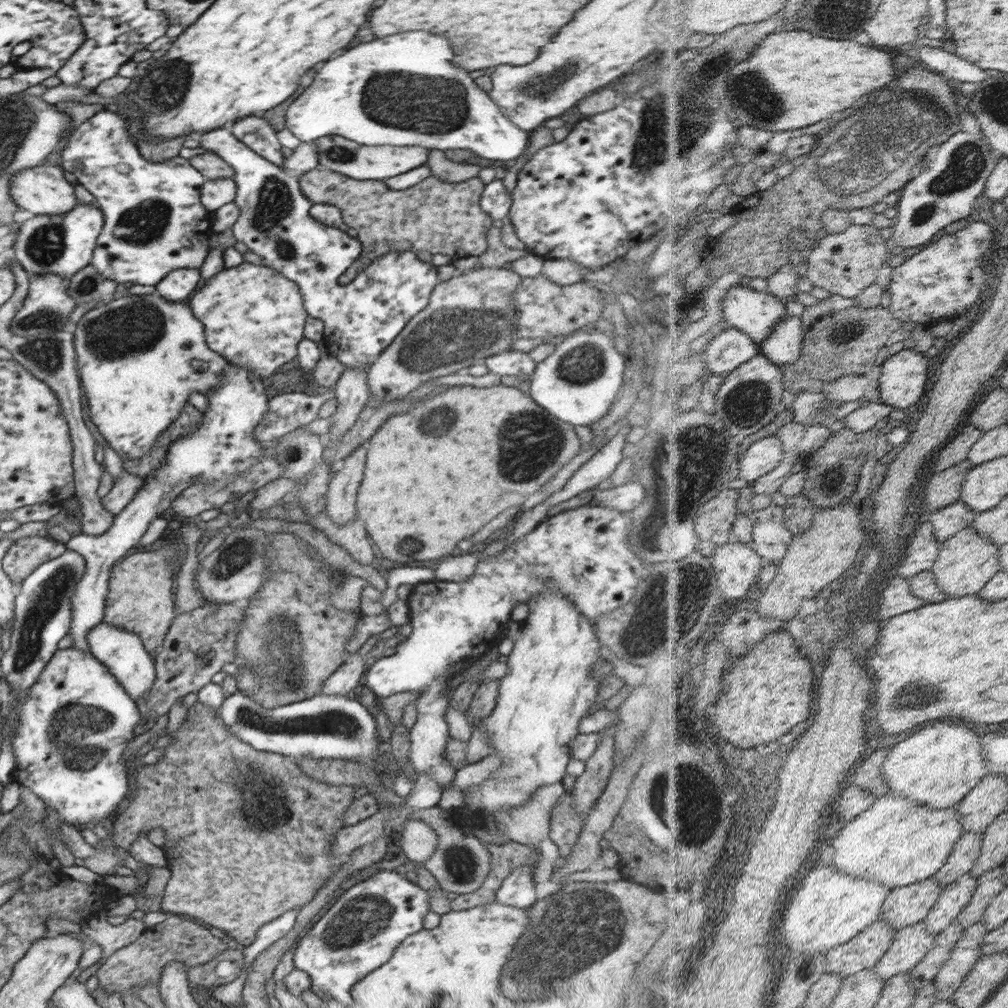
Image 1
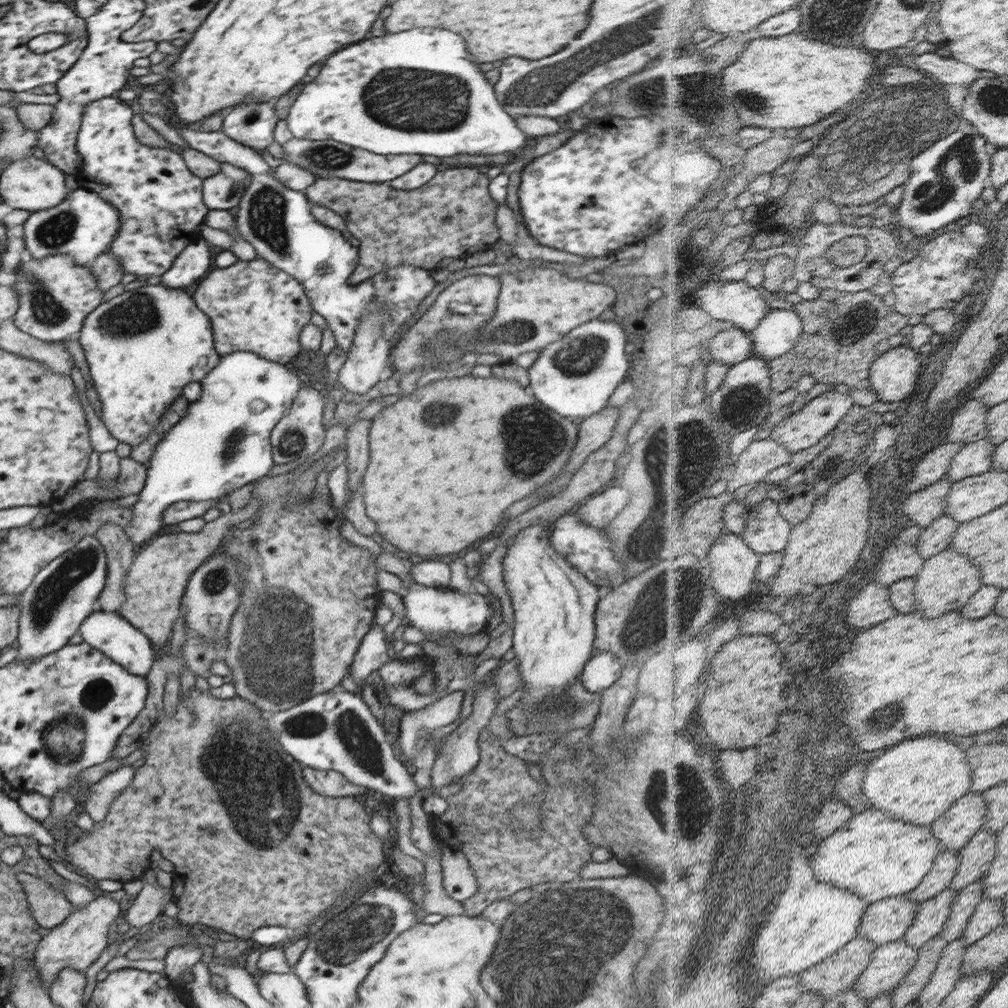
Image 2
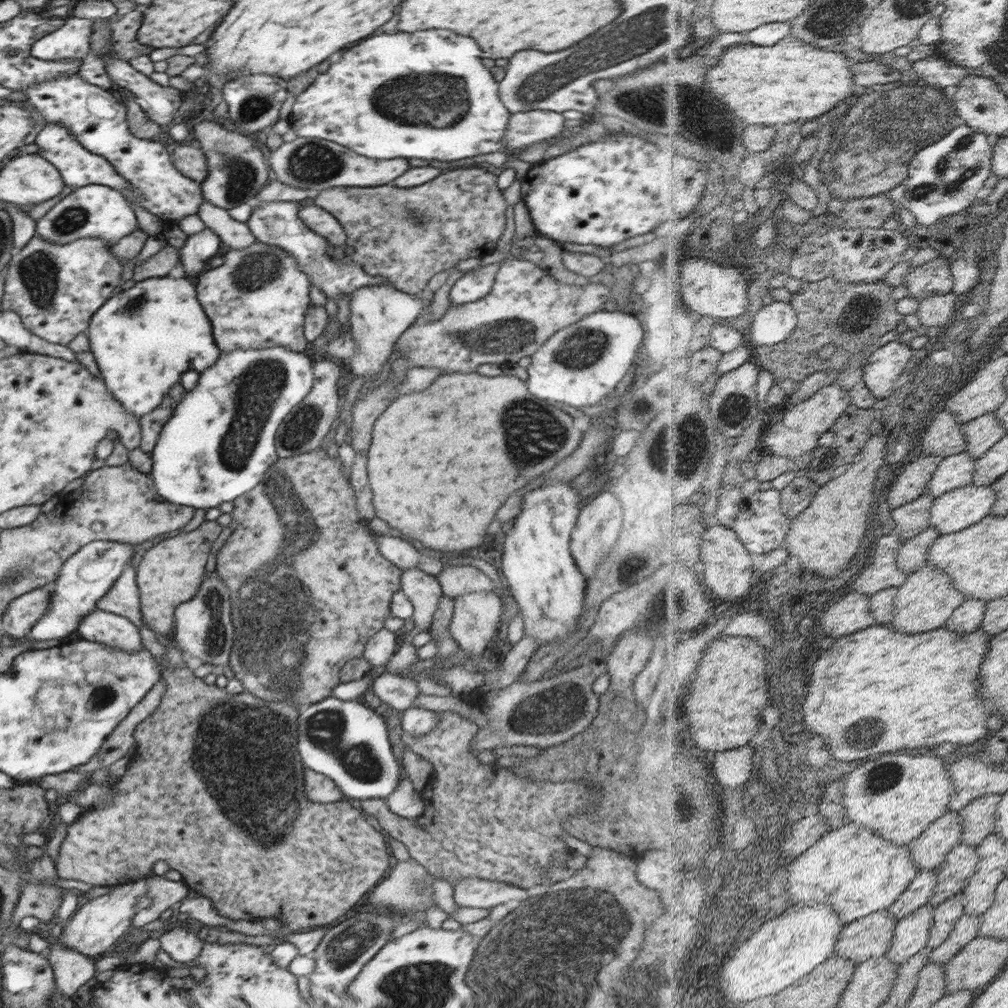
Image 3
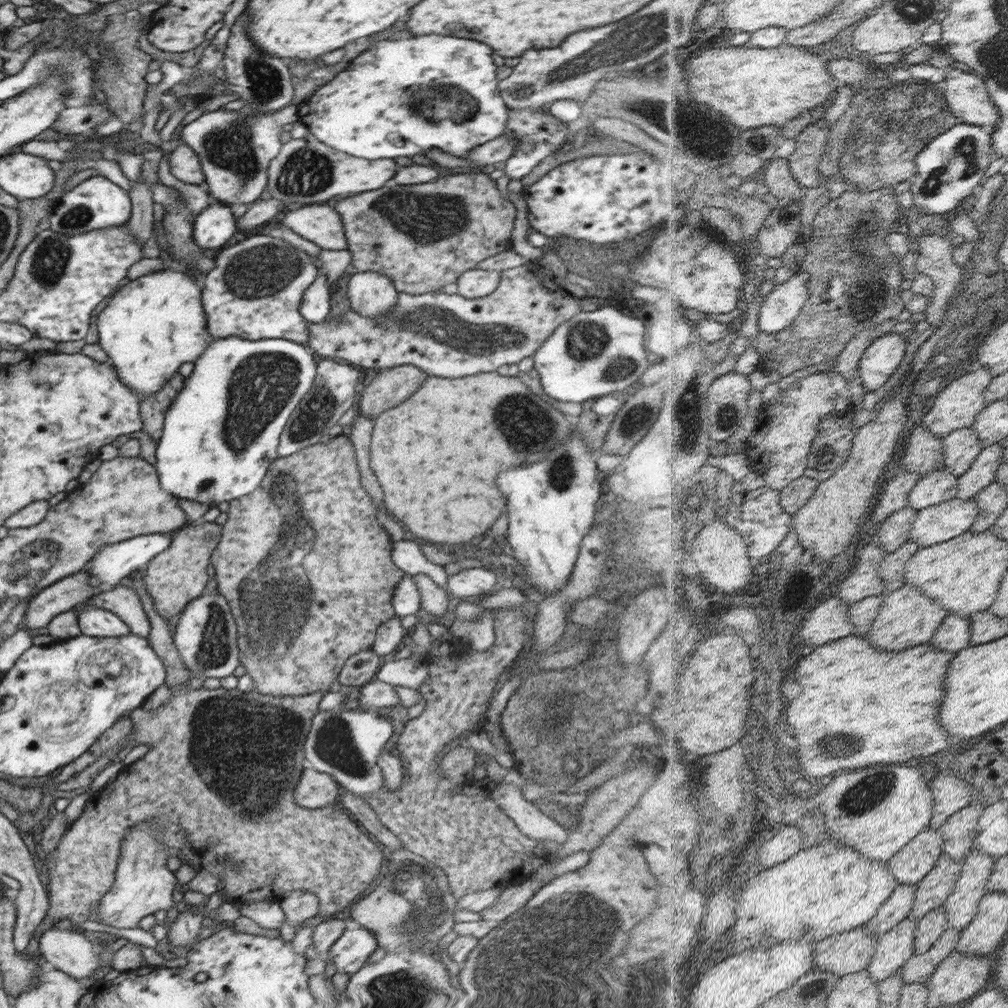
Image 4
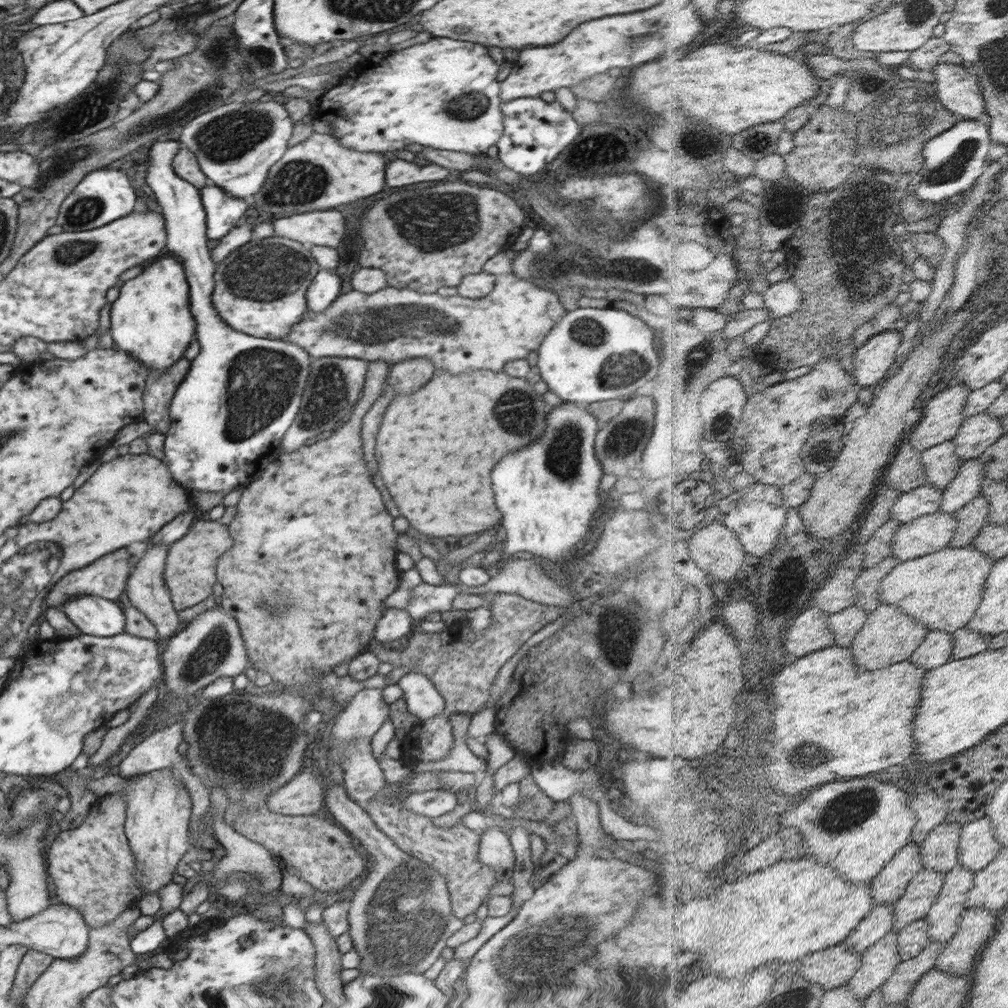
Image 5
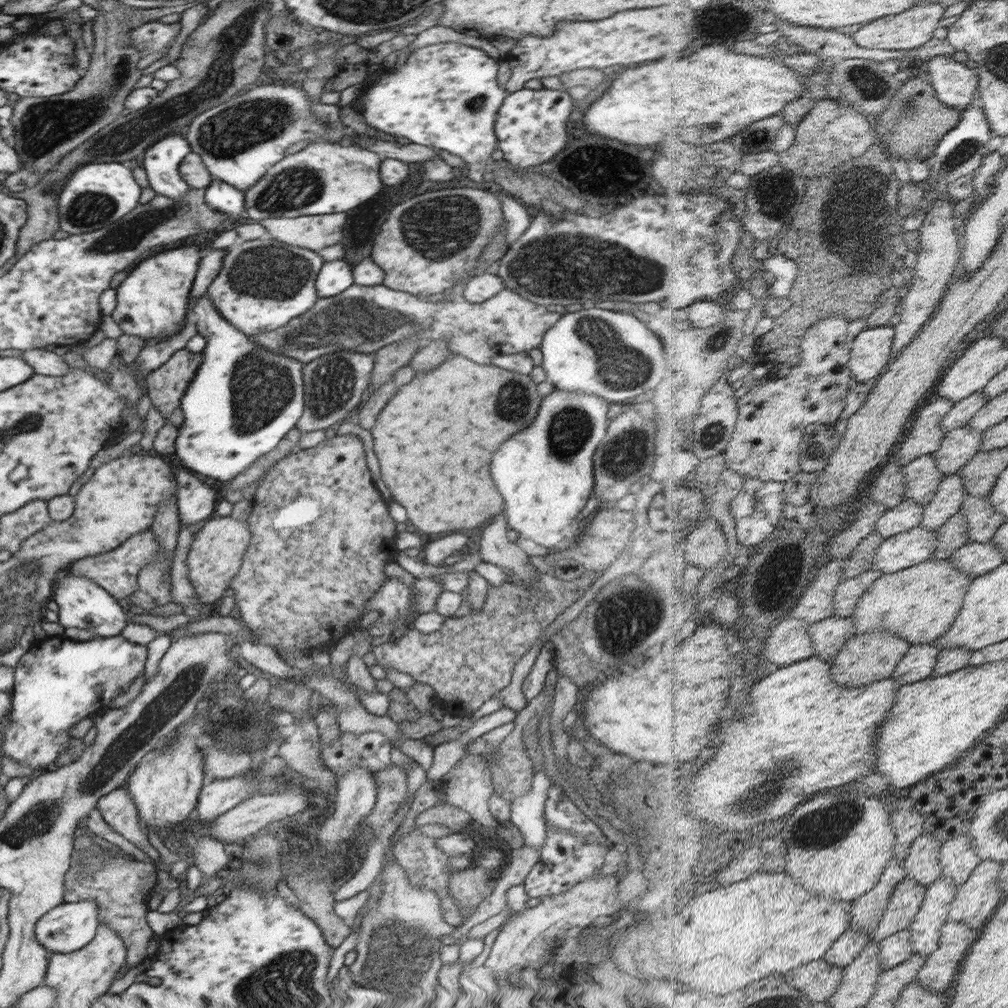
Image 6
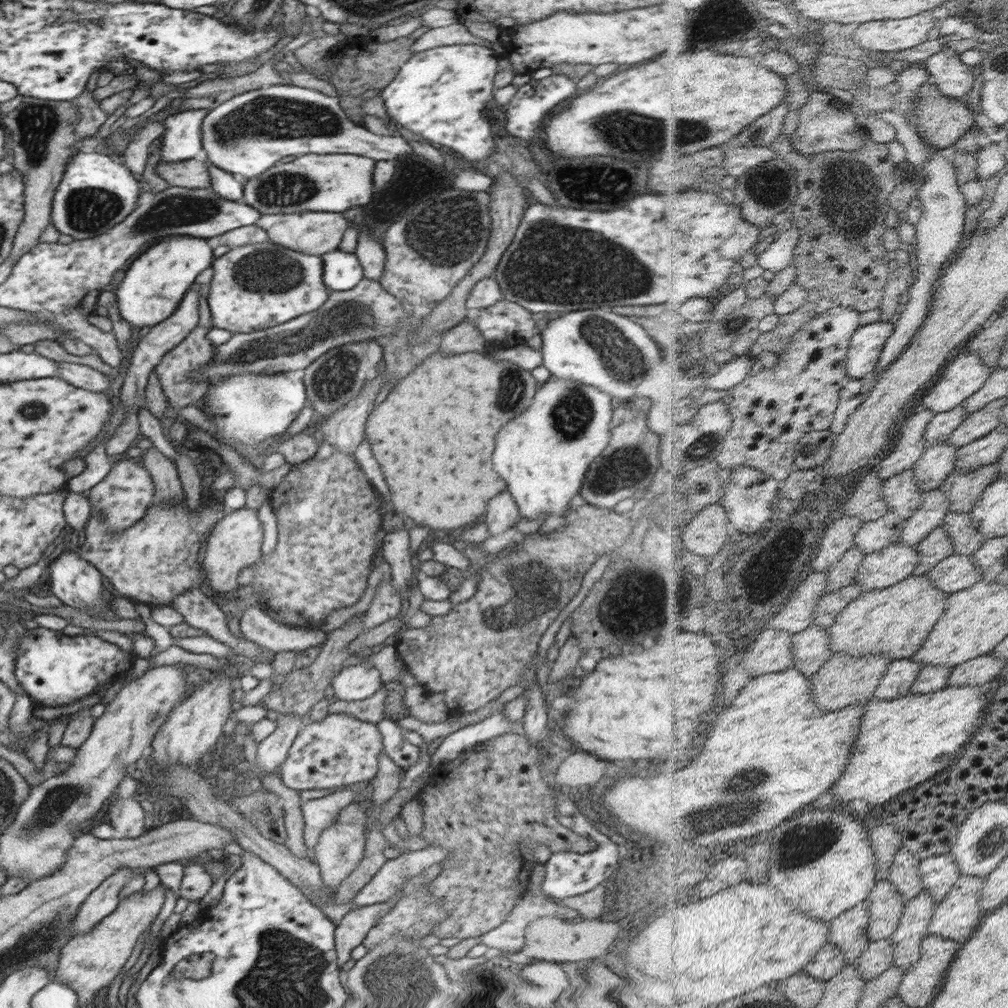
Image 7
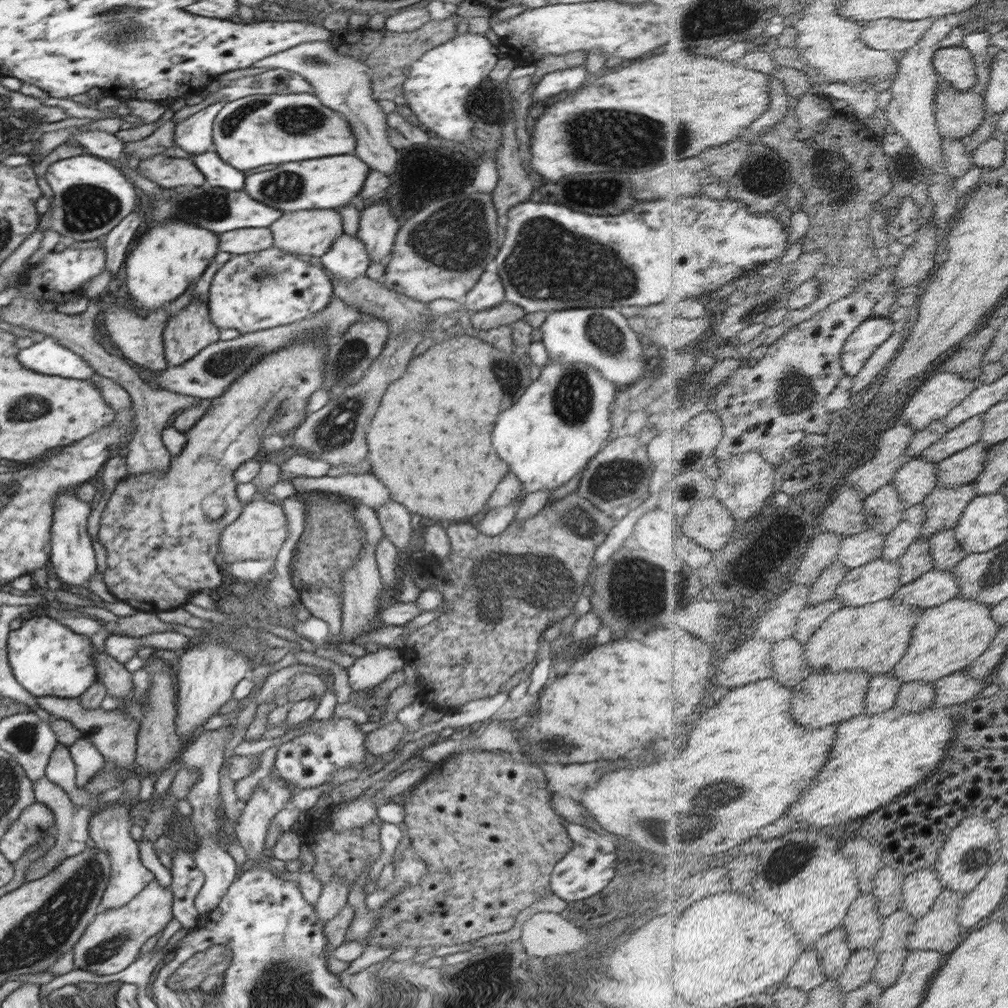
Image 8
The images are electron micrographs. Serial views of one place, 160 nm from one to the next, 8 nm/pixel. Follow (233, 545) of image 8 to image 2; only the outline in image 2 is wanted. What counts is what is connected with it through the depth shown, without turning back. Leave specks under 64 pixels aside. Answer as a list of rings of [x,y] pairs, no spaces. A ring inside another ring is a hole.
[[[253,496],[246,507],[237,513],[221,513],[216,520],[207,522],[200,532],[172,534],[166,531],[140,547],[125,576],[123,589],[126,602],[115,613],[143,632],[153,645],[164,644],[170,639],[173,626],[182,615],[183,596],[193,572],[218,551],[221,540],[230,530],[230,524],[240,529],[252,520],[259,502],[263,506],[261,498]]]

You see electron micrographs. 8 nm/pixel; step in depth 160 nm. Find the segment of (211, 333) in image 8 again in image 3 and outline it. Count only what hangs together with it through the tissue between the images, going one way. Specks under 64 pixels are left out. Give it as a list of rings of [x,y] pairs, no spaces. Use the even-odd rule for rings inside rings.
[[[176,385],[171,392],[168,392],[158,408],[140,418],[142,438],[139,447],[143,451],[150,453],[155,447],[162,427],[174,414],[176,406],[185,396],[185,391],[181,385]]]

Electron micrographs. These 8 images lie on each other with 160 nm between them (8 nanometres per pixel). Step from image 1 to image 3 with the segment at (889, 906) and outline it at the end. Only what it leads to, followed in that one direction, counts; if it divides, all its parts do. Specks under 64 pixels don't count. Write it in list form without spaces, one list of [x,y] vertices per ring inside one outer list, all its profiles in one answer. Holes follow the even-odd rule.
[[[886,908],[847,924],[838,937],[834,954],[860,965],[881,958],[892,946],[898,921],[891,908]]]

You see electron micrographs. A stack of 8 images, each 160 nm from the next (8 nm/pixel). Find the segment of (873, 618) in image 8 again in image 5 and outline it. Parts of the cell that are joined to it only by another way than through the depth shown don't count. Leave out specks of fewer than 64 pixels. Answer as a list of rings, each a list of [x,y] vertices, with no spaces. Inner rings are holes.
[[[975,543],[964,548],[954,548],[949,545],[942,550],[916,558],[908,562],[901,562],[885,579],[881,586],[882,604],[899,606],[906,614],[913,616],[920,624],[927,624],[931,630],[945,630],[954,634],[961,628],[969,626],[981,607],[987,580],[993,572],[998,560],[982,552]]]

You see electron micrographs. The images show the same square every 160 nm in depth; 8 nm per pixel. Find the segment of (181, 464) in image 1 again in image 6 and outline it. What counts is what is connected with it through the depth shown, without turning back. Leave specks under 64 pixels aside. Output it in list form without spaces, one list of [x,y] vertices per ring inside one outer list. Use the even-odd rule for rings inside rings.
[[[183,131],[172,133],[145,151],[140,164],[147,172],[149,186],[157,194],[181,201],[191,189],[179,173],[179,164],[190,152],[191,146]],[[205,294],[195,300],[190,315],[197,324],[198,334],[208,343],[202,351],[202,365],[198,367],[192,383],[188,385],[182,405],[180,405],[178,438],[175,442],[174,456],[180,457],[190,472],[225,482],[245,472],[254,460],[262,454],[275,450],[278,442],[298,423],[304,411],[303,364],[282,354],[268,351],[256,345],[252,338],[239,332],[224,320],[209,296]]]

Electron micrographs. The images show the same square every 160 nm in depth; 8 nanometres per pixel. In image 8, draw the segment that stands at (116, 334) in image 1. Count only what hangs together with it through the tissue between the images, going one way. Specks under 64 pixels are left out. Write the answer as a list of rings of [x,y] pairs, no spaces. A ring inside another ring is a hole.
[[[182,219],[152,223],[140,238],[133,242],[125,260],[126,284],[133,299],[140,302],[138,312],[148,314],[158,307],[167,307],[206,270],[218,253],[218,234]]]

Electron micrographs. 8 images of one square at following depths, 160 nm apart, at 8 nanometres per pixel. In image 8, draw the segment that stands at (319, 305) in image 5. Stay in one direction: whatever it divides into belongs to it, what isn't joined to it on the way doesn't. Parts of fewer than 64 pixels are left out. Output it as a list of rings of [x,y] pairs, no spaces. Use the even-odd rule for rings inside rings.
[[[344,232],[336,237],[326,254],[323,254],[318,260],[327,272],[343,281],[352,281],[354,278],[366,274],[371,262],[365,244],[357,235],[349,235]]]

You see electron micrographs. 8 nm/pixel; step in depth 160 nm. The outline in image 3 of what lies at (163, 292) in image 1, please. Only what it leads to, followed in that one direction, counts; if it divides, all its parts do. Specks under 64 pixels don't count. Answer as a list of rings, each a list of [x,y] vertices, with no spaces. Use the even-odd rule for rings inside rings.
[[[208,227],[187,237],[183,247],[178,249],[186,278],[191,274],[202,272],[204,264],[217,256],[220,242],[220,237]]]

